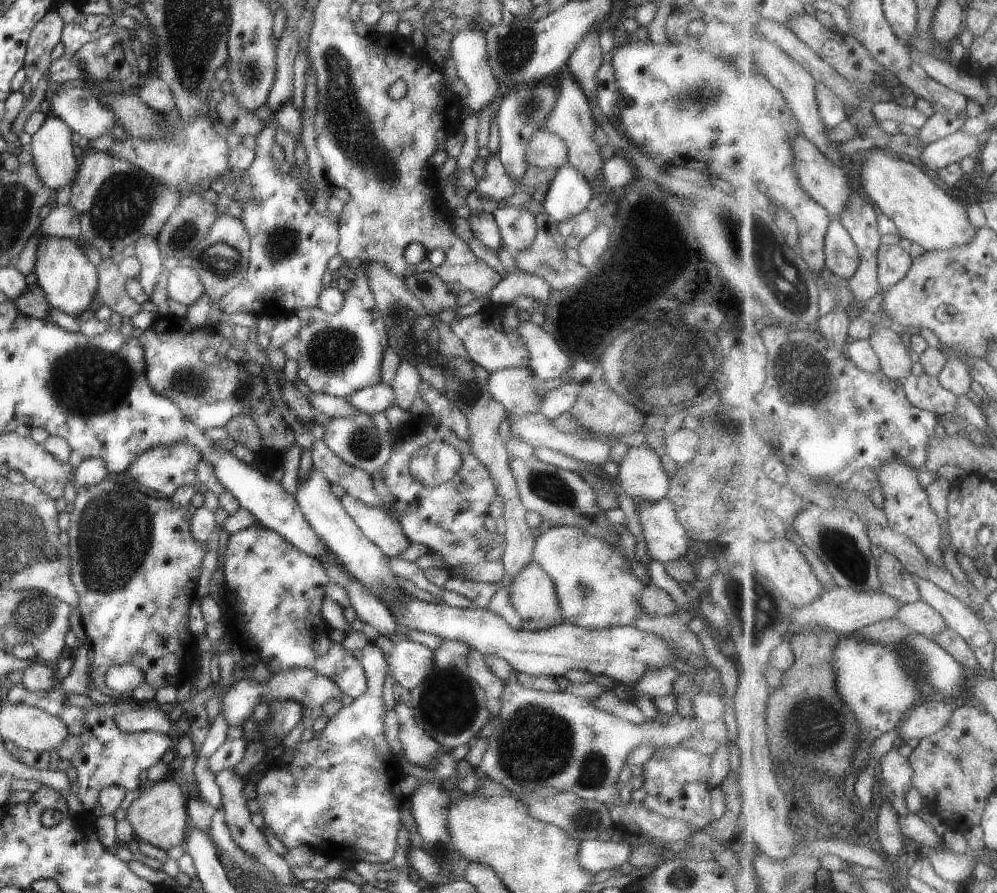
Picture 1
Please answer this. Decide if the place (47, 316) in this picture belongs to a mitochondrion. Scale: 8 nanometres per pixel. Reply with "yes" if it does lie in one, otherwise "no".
no

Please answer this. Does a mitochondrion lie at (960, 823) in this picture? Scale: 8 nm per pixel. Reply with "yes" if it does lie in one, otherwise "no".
no

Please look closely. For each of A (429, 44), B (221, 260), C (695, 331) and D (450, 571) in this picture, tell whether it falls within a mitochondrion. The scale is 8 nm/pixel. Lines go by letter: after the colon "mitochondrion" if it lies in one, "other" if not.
A: other
B: mitochondrion
C: mitochondrion
D: other

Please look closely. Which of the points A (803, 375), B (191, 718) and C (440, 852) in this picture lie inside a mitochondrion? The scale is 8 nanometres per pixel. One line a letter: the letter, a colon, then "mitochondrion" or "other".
A: mitochondrion
B: other
C: mitochondrion

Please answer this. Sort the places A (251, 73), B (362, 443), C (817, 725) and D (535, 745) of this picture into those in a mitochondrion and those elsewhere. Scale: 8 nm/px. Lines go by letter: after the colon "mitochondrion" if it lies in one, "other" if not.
A: mitochondrion
B: mitochondrion
C: mitochondrion
D: mitochondrion

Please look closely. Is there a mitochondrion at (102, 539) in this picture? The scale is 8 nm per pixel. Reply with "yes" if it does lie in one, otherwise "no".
yes

